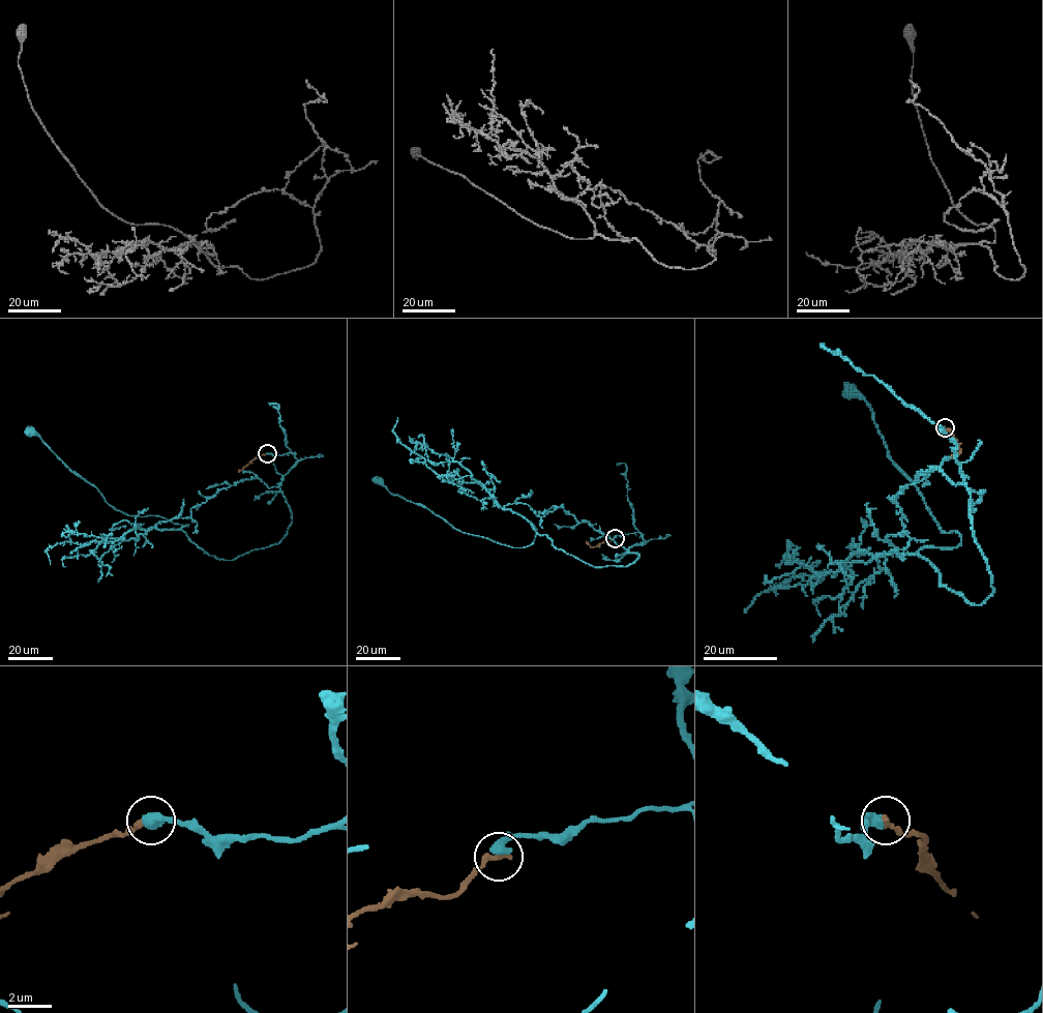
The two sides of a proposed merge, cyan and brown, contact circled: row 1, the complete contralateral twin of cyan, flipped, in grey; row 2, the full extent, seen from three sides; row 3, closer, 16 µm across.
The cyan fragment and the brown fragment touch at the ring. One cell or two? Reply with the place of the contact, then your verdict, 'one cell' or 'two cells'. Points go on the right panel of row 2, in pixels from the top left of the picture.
(945, 427) | one cell

